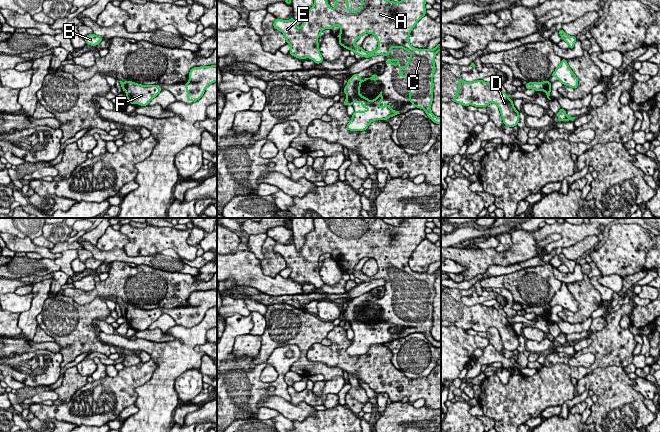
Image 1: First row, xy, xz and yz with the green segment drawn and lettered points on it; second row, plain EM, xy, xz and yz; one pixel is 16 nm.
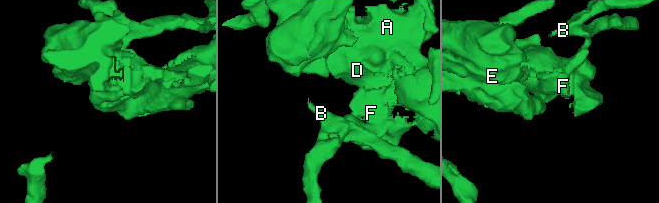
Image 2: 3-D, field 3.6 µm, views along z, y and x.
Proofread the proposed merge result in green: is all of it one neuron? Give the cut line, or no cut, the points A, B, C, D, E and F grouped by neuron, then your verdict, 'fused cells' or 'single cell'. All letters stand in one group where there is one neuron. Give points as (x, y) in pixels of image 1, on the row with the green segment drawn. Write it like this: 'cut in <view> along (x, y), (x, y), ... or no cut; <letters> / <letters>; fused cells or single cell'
cut in xy along (124, 82), (125, 90); A C D E F / B; fused cells

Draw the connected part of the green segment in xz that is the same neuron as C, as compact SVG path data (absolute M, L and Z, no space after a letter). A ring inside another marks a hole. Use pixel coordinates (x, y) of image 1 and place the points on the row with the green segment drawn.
M314 0L314 5L306 12L300 28L296 26L295 19L287 21L275 18L273 27L281 31L286 39L286 43L291 46L289 54L299 59L310 58L316 64L320 64L324 58L320 54L318 37L324 29L332 30L334 25L340 27L340 38L338 41L341 47L353 50L355 54L361 57L369 58L370 56L384 55L388 56L391 48L401 47L411 53L407 57L409 62L403 65L399 71L401 77L409 77L409 101L413 107L424 109L427 116L436 124L441 123L441 117L436 117L431 111L433 101L433 76L436 70L434 59L438 51L441 50L441 43L434 49L417 49L411 46L409 35L417 22L426 15L425 0L401 0L393 2L390 0L361 0L361 7L357 11L349 10L349 0L339 0L335 2L335 8L329 6L327 0ZM365 33L375 35L378 41L378 48L373 52L365 51L361 46L355 46L354 43Z

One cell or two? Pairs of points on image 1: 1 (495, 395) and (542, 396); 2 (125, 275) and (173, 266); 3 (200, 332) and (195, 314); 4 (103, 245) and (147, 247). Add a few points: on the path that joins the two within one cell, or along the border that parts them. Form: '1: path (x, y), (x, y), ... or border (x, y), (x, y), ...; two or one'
1: path (507, 394), (522, 394), (525, 391), (530, 394); one
2: border (137, 264), (147, 264), (183, 274); two
3: border (206, 310), (203, 318), (195, 325), (177, 325); two
4: border (118, 230), (128, 239), (123, 248); two

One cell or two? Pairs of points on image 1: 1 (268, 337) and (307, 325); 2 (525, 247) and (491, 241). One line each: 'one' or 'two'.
1: one
2: two

